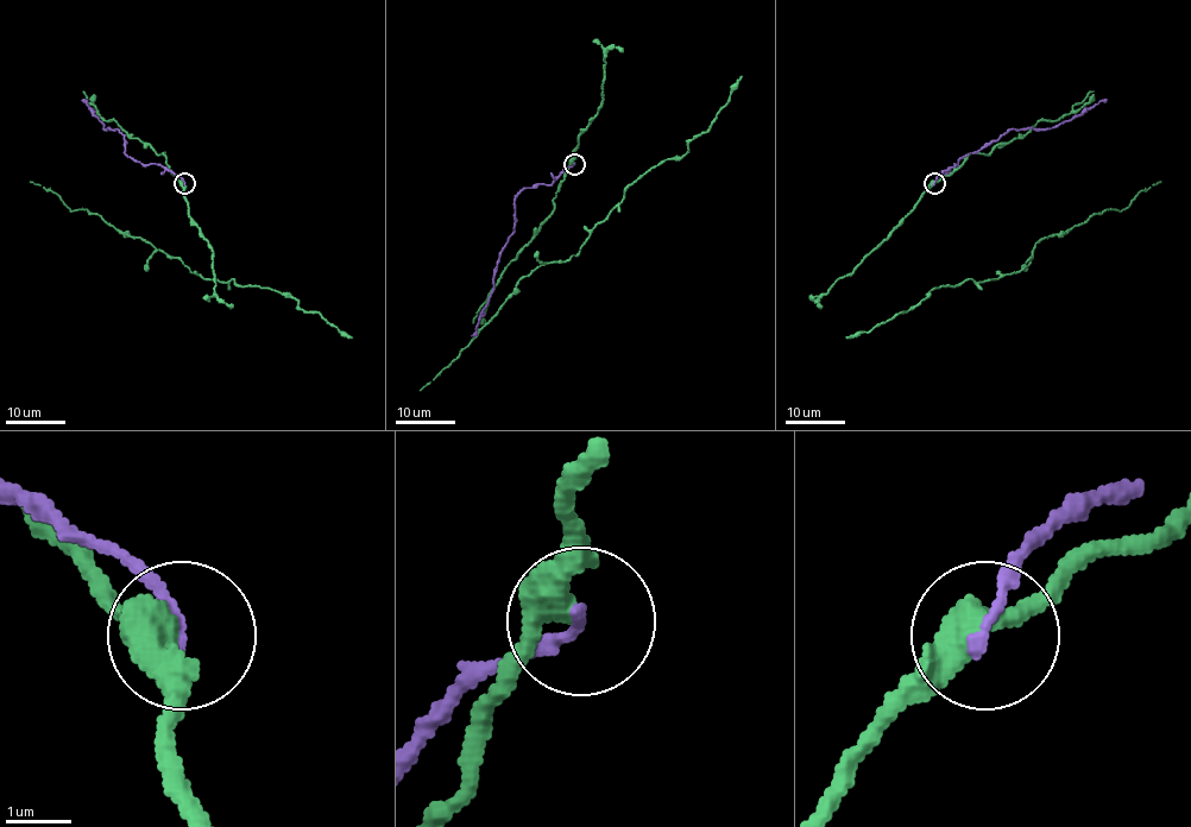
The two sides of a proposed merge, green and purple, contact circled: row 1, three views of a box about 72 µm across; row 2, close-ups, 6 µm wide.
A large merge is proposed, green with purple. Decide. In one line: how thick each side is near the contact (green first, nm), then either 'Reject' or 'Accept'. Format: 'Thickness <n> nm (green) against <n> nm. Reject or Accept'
Thickness 440 nm (green) against 160 nm. Reject

